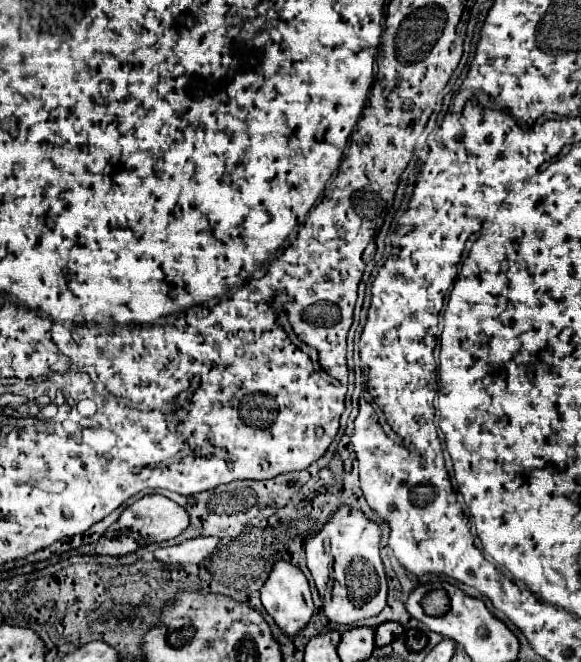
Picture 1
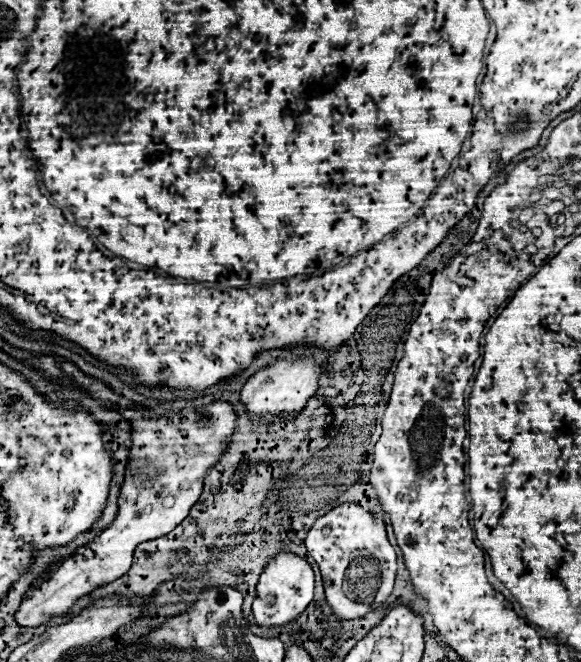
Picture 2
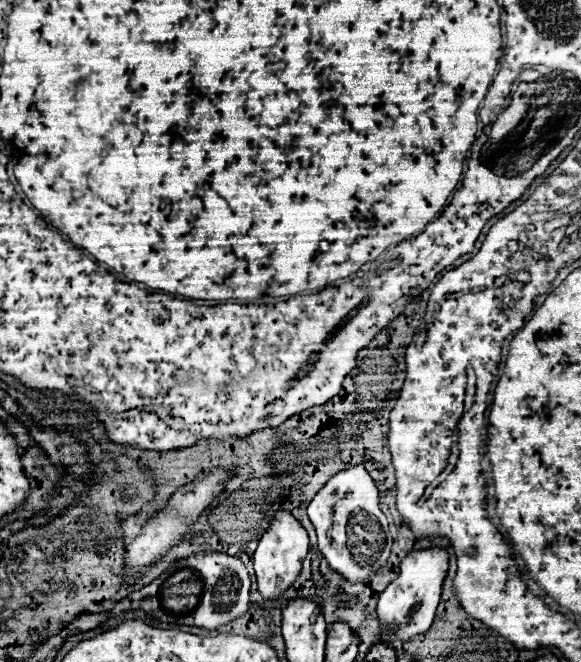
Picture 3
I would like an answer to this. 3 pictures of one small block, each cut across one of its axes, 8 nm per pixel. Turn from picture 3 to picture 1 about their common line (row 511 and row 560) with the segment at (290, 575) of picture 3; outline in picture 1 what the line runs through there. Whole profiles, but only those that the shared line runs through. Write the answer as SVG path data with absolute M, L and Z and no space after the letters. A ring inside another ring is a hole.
M278 560L274 564L274 570L270 572L266 584L262 586L260 598L262 598L262 606L266 608L266 612L274 618L280 630L288 636L296 636L300 630L304 630L314 614L314 604L312 604L310 586L308 586L306 576L300 572L300 568L292 566L286 560Z

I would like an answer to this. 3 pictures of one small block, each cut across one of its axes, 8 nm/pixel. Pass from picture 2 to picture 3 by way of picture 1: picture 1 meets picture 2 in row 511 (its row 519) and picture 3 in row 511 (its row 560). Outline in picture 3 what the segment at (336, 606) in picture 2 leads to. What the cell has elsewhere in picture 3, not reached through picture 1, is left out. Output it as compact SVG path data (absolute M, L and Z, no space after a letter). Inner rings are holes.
M352 466L334 474L308 506L308 516L318 534L318 548L326 562L350 582L364 580L390 556L392 536L386 516L378 508L378 486L364 466Z

